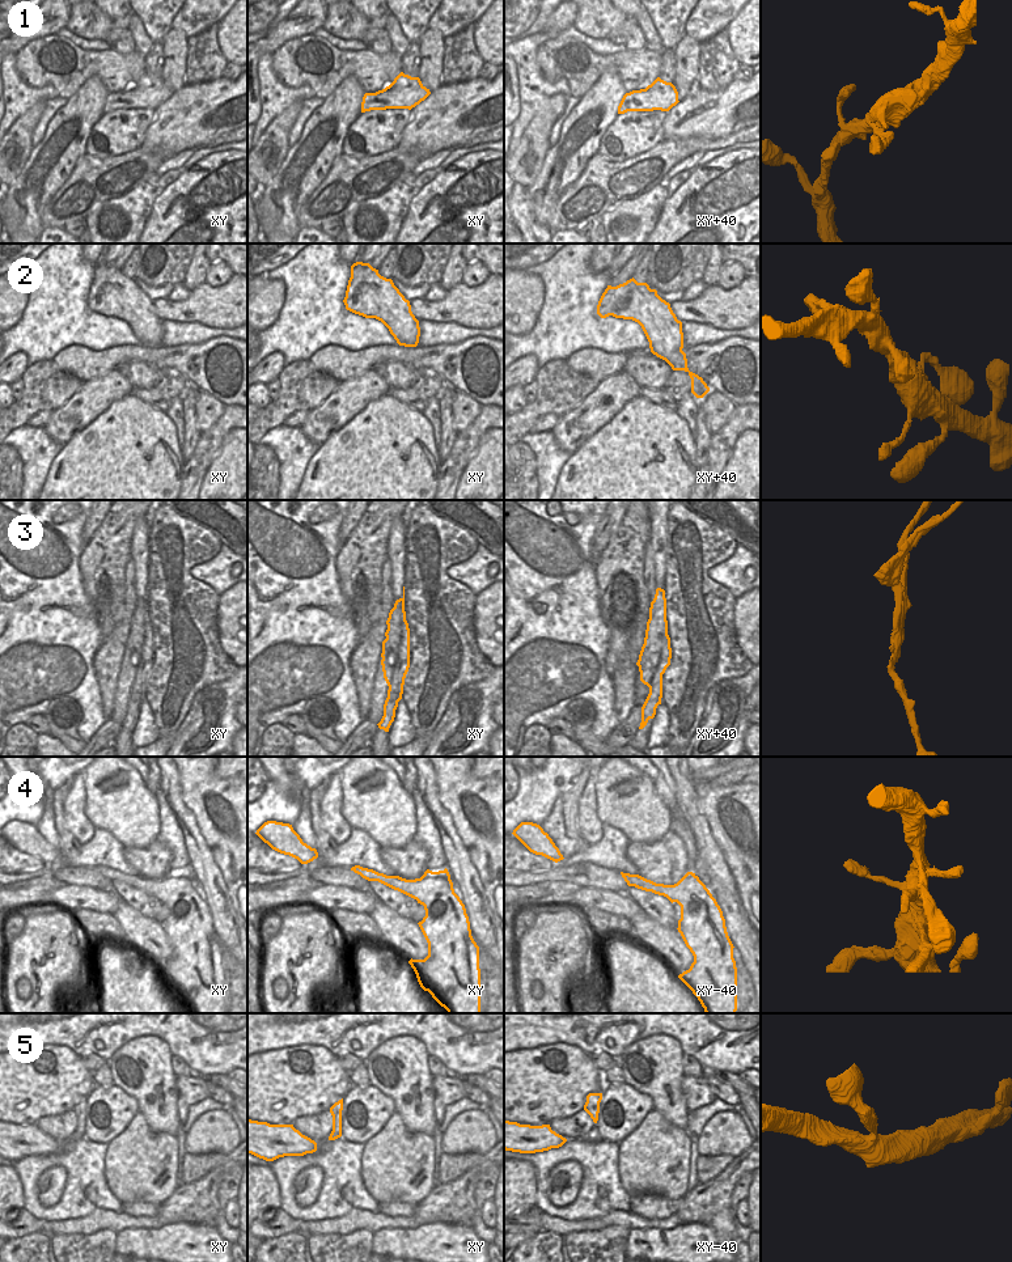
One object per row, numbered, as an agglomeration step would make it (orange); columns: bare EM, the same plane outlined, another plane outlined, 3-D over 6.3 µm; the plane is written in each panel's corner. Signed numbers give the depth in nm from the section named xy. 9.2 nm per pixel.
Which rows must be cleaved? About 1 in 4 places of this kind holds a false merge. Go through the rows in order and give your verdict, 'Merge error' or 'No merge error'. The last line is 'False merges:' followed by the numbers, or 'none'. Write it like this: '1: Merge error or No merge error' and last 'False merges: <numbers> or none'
1: No merge error
2: No merge error
3: Merge error
4: No merge error
5: No merge error
False merges: 3

